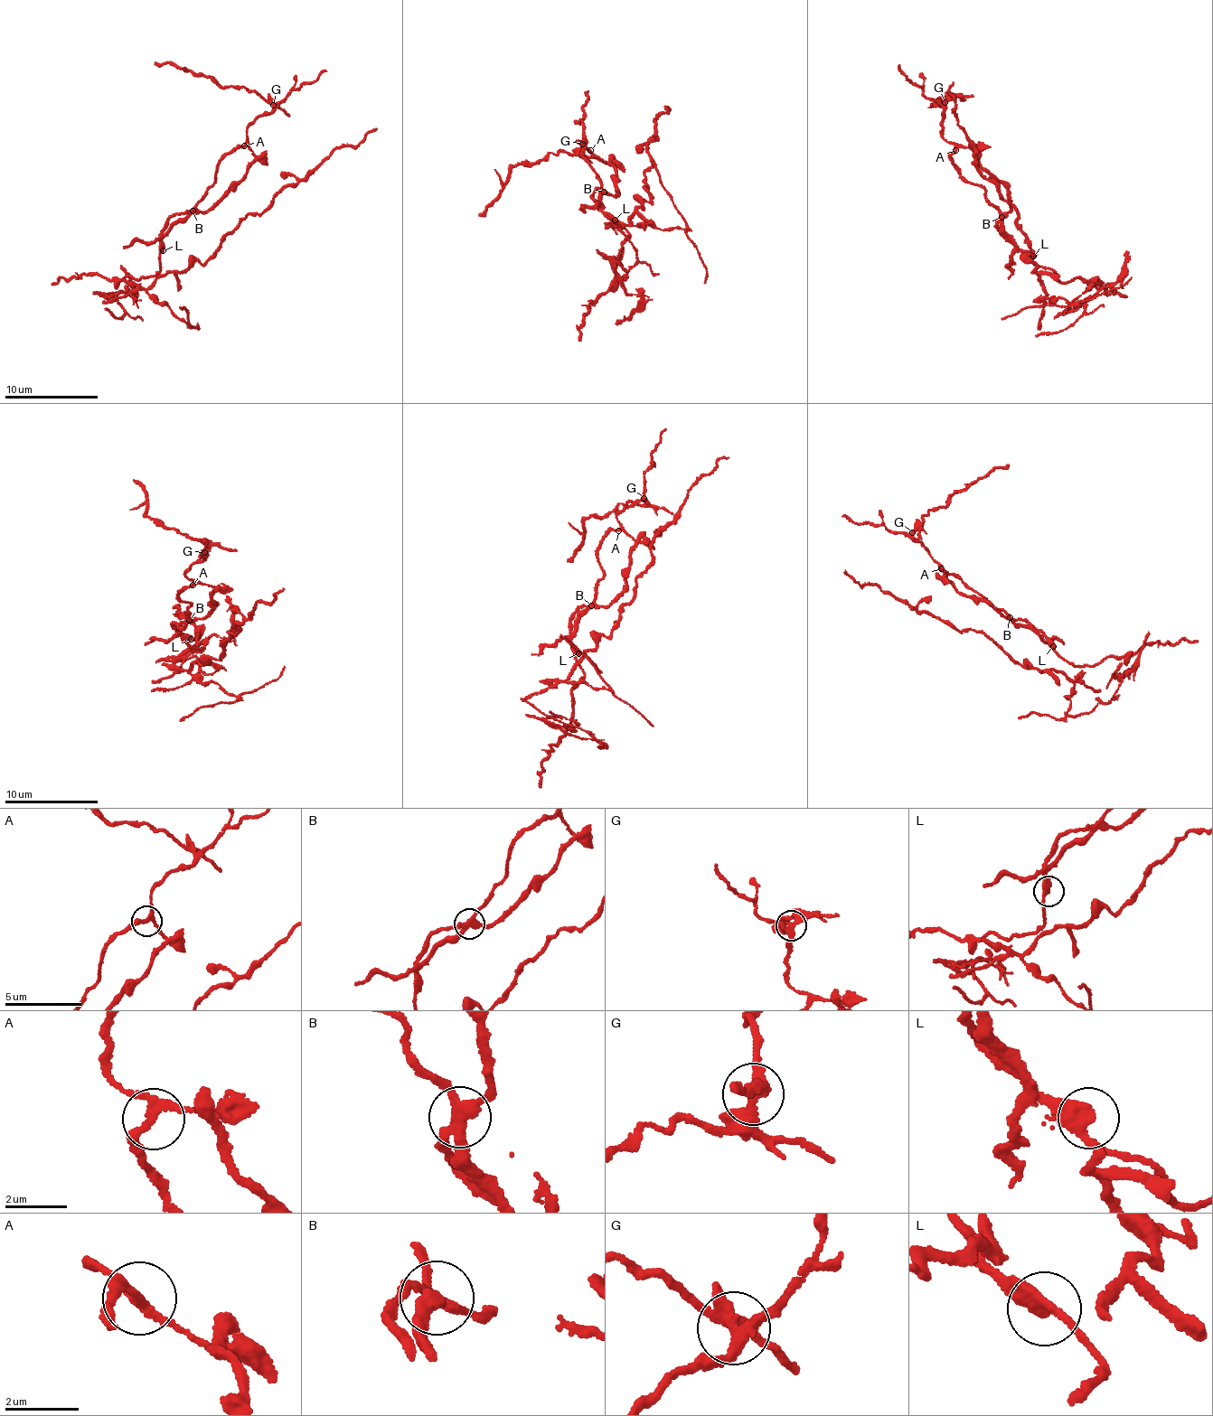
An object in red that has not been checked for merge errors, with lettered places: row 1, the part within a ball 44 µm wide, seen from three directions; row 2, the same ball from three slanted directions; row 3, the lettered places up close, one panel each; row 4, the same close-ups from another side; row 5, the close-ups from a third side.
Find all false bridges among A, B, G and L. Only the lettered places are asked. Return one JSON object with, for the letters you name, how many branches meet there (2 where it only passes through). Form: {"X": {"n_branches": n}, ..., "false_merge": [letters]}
{"B": {"n_branches": 4}, "G": {"n_branches": 3}, "false_merge": ["B", "G"]}

